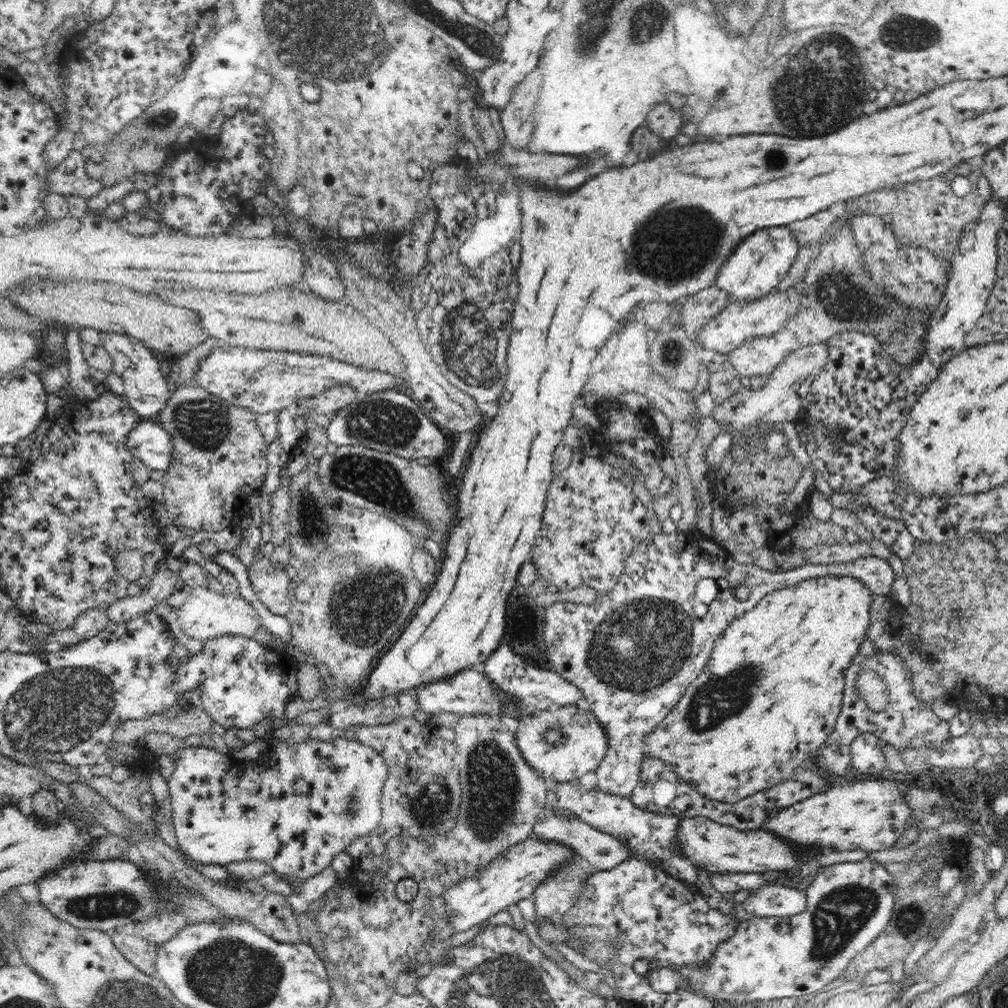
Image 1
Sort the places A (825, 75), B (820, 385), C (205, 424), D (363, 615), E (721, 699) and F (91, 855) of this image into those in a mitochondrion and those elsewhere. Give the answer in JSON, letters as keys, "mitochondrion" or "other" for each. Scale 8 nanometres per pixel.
{"A":"mitochondrion","B":"other","C":"mitochondrion","D":"mitochondrion","E":"mitochondrion","F":"other"}

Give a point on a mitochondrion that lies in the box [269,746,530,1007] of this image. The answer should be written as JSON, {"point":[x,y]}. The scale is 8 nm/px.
{"point":[429,809]}

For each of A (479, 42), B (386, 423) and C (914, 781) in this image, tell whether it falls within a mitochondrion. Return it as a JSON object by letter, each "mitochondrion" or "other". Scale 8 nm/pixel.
{"A":"mitochondrion","B":"mitochondrion","C":"other"}

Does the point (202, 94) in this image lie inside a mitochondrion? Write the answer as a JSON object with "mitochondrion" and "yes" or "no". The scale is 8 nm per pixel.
{"mitochondrion":"no"}

